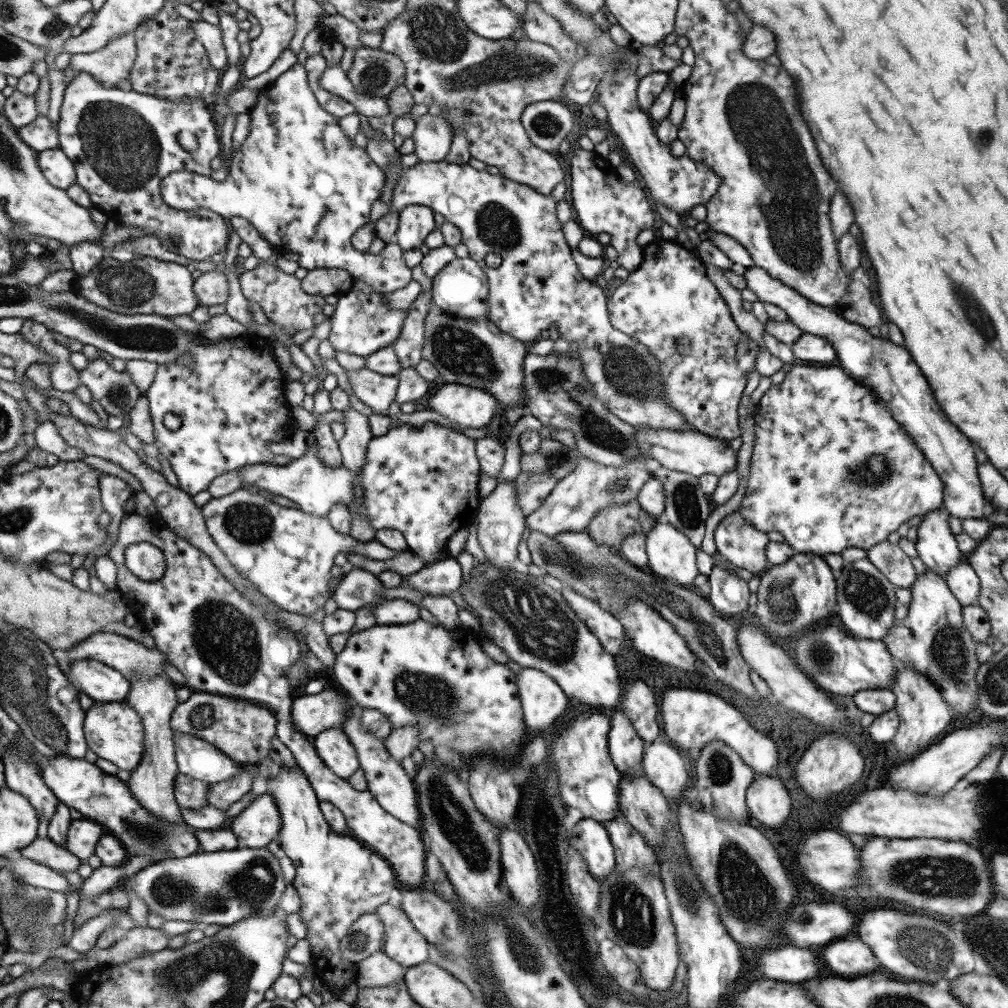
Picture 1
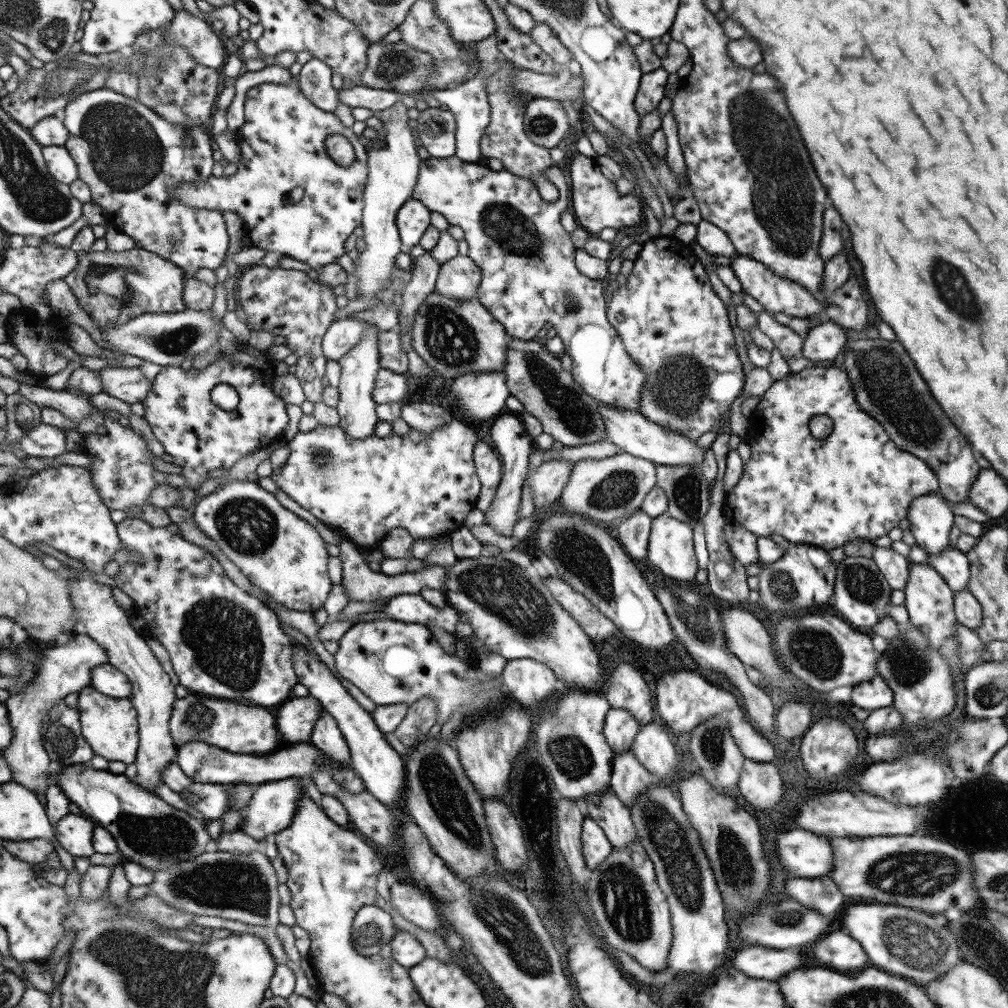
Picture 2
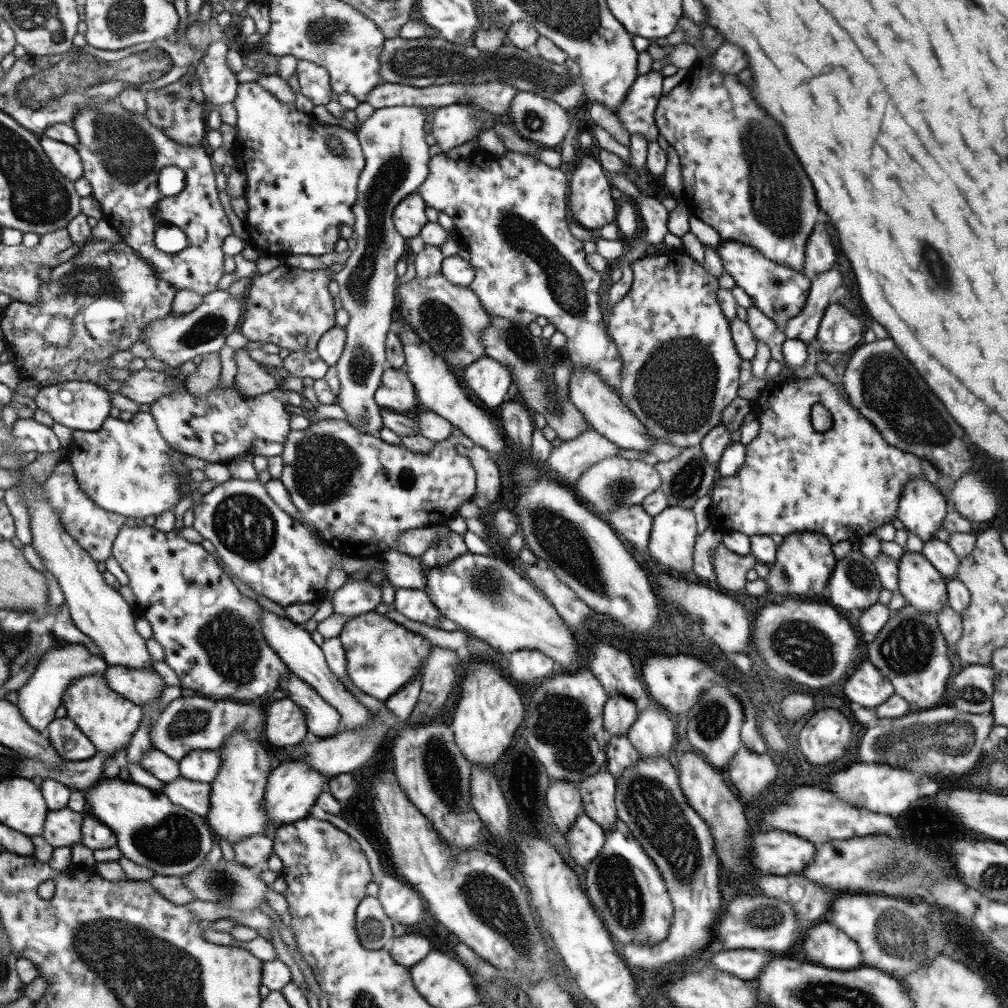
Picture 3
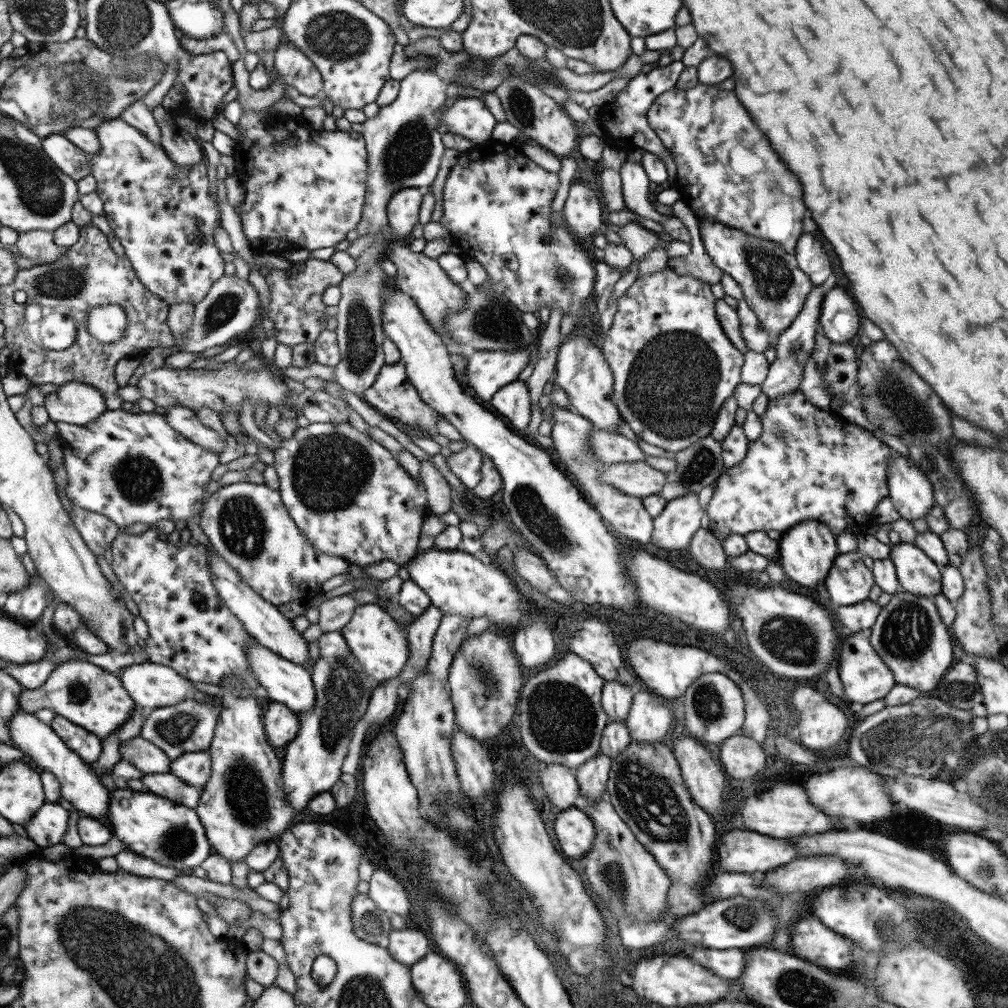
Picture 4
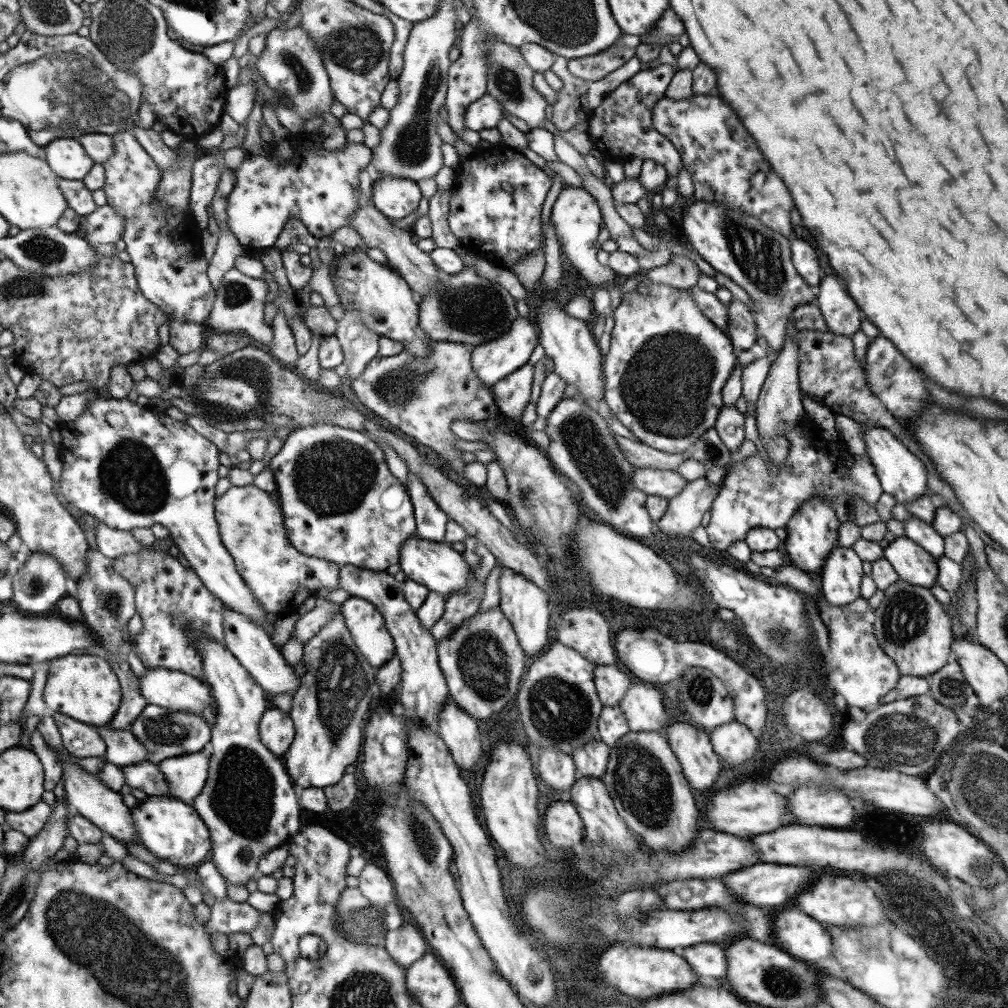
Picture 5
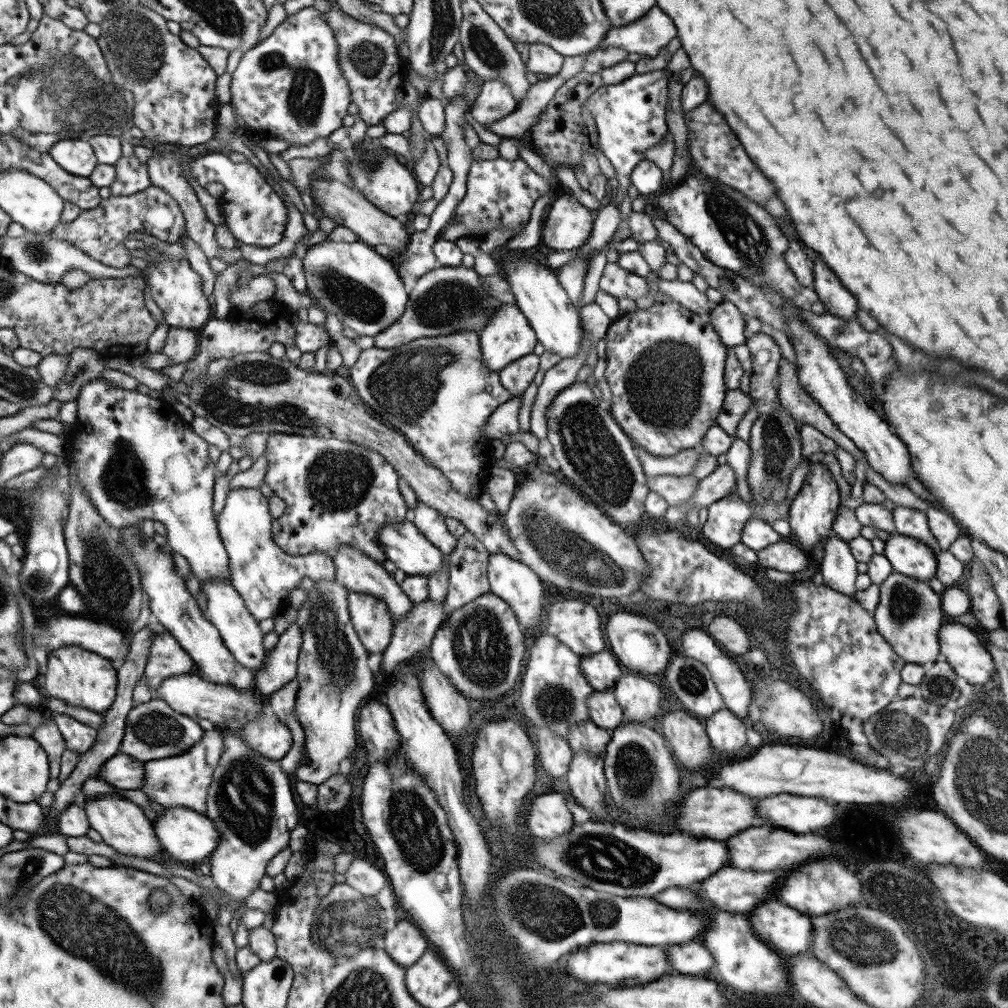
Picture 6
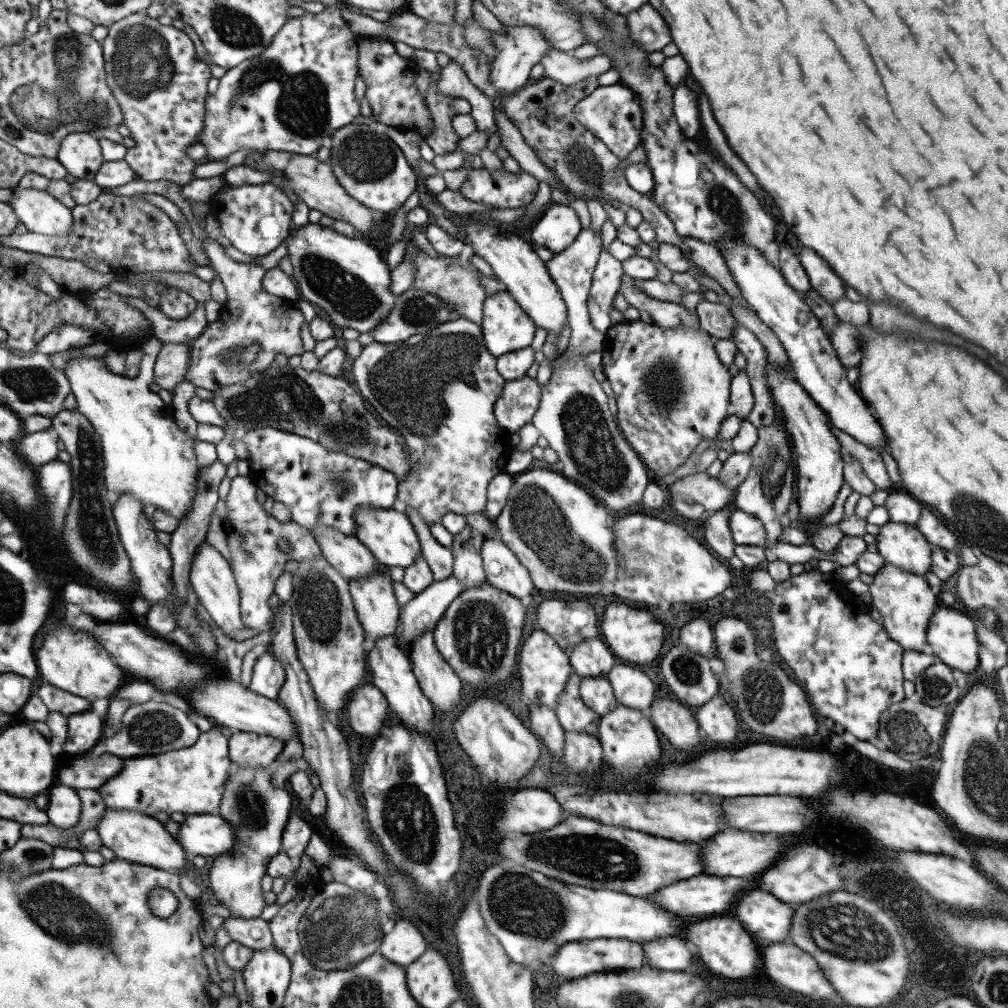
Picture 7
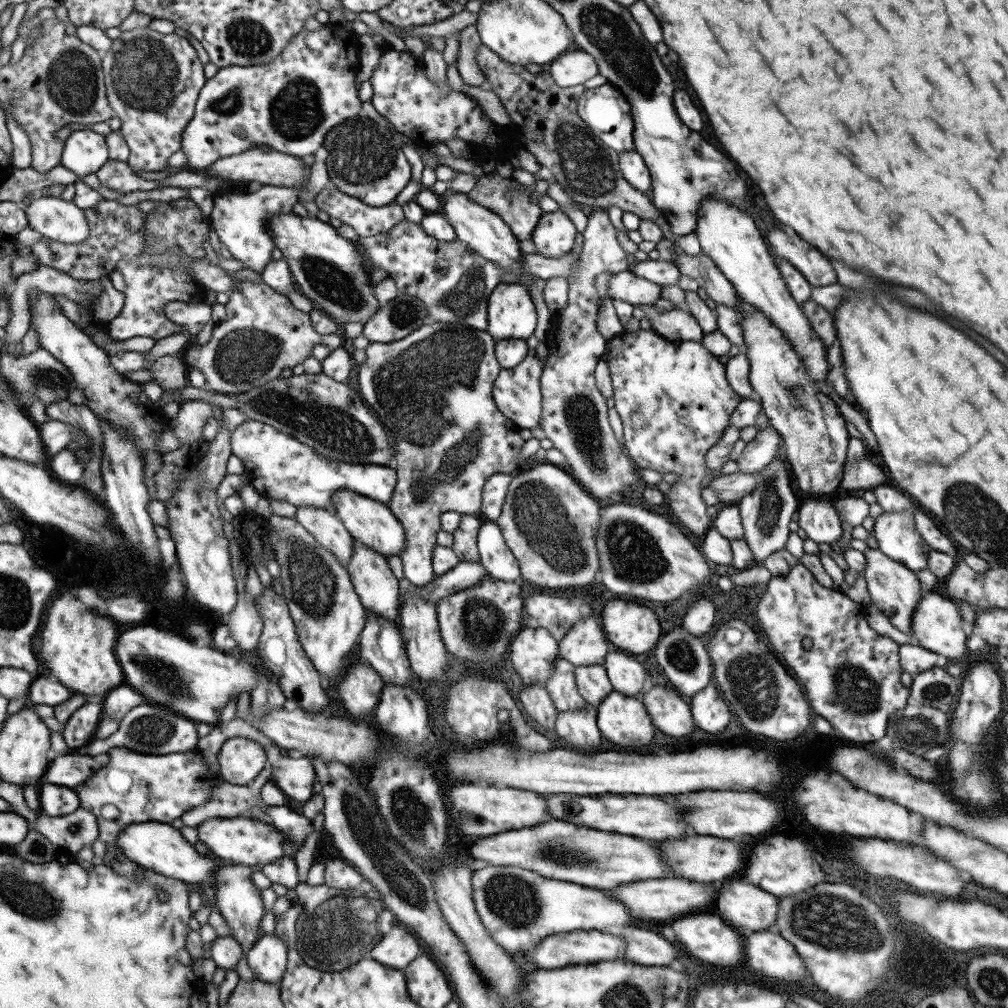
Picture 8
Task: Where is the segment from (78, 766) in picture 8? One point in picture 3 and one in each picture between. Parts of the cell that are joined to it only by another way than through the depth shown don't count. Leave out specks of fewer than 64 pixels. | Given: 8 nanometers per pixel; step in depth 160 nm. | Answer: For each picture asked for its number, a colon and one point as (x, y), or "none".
3: (193, 796)
4: (166, 785)
5: (145, 776)
6: (121, 772)
7: (86, 771)

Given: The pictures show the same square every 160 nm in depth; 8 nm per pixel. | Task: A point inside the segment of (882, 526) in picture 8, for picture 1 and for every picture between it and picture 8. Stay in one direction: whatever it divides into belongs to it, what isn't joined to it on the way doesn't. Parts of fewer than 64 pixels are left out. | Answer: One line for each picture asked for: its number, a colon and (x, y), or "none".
1: (932, 639)
2: (928, 600)
3: (919, 583)
4: (916, 573)
5: (912, 564)
6: (907, 556)
7: (902, 545)

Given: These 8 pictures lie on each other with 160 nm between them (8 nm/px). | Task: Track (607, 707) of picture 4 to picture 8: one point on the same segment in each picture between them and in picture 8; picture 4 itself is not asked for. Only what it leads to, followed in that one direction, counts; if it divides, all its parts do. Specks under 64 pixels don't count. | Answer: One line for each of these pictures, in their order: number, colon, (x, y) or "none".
5: (610, 683)
6: (600, 669)
7: (591, 657)
8: (584, 643)

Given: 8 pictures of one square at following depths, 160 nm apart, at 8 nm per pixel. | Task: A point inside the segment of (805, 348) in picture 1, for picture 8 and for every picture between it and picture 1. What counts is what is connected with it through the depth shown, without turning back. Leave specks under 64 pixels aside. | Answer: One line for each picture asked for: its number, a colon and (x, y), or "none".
2: (825, 340)
3: (840, 330)
4: (838, 320)
5: (842, 316)
6: (836, 300)
7: (821, 279)
8: (815, 269)

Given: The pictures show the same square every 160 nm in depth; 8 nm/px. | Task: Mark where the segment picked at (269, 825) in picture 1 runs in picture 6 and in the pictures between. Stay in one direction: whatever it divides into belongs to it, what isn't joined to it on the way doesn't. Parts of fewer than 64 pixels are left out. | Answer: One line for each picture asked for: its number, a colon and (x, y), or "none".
2: (271, 807)
3: (291, 788)
4: (310, 763)
5: (328, 712)
6: (334, 681)

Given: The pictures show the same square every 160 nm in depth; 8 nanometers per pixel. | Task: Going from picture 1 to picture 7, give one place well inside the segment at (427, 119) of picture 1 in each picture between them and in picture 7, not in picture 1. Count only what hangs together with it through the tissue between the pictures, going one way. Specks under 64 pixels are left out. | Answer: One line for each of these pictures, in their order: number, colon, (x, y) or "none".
2: (435, 128)
3: (452, 125)
4: (468, 116)
5: (485, 112)
6: (495, 100)
7: (519, 47)

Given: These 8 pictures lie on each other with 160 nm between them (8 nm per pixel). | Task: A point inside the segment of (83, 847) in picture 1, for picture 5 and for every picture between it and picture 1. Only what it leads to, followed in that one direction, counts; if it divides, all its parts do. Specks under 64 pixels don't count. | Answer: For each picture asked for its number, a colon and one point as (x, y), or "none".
2: (73, 832)
3: (61, 828)
4: (46, 827)
5: (30, 821)

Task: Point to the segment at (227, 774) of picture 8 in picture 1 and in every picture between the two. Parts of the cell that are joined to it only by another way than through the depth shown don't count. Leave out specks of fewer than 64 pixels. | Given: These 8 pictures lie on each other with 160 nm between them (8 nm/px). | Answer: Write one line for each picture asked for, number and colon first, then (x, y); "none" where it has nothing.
1: (310, 714)
2: (294, 719)
3: (285, 725)
4: (280, 725)
5: (275, 729)
6: (267, 736)
7: (244, 749)

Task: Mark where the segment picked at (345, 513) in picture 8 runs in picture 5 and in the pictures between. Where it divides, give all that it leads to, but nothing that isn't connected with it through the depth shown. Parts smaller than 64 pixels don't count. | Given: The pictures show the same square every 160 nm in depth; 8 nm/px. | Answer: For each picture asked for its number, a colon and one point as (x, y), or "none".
5: (437, 566)
6: (405, 548)
7: (389, 536)

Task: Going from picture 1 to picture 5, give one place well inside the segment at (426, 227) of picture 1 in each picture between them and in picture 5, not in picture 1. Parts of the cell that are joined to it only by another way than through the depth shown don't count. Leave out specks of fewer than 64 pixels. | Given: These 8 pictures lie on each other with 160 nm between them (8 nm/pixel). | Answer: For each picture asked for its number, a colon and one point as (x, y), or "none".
2: (412, 219)
3: (408, 217)
4: (403, 207)
5: (394, 197)

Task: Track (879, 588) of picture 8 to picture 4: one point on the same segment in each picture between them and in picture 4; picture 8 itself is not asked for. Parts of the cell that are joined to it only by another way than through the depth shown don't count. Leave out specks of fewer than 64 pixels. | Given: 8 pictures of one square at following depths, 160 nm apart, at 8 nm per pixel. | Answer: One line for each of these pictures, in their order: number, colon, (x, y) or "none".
4: (909, 636)
5: (911, 626)
6: (908, 615)
7: (905, 602)

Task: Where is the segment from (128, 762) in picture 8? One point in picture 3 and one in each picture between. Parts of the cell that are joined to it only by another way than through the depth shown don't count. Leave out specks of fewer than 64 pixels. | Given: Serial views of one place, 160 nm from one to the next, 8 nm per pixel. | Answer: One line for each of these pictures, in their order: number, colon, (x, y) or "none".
3: (201, 766)
4: (193, 768)
5: (185, 775)
6: (183, 780)
7: (190, 780)

